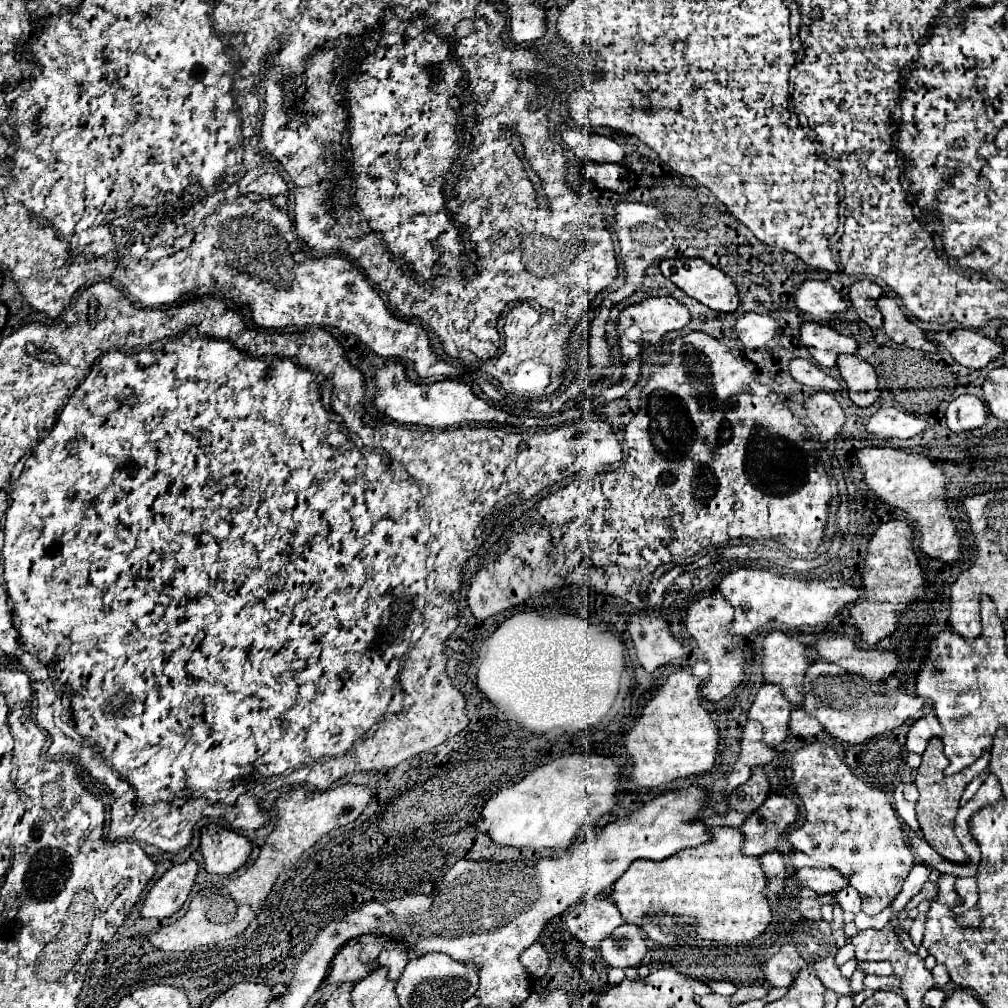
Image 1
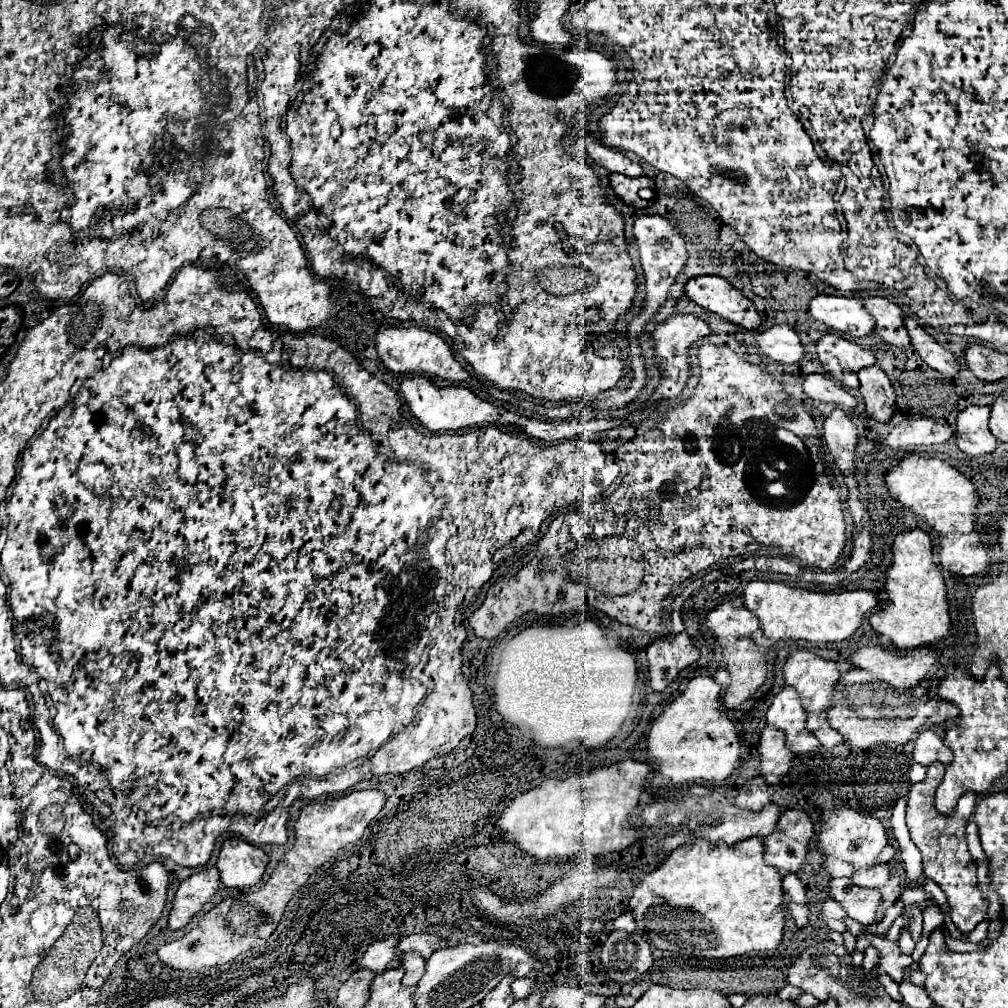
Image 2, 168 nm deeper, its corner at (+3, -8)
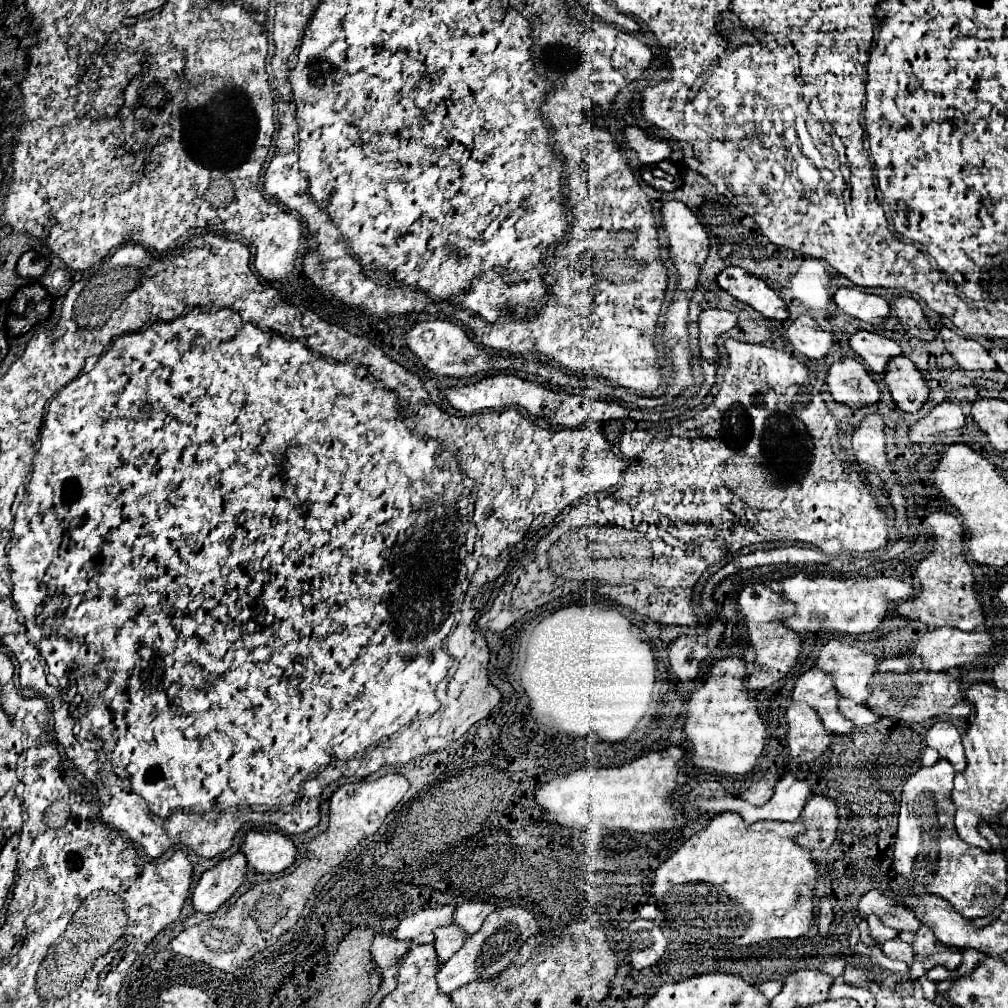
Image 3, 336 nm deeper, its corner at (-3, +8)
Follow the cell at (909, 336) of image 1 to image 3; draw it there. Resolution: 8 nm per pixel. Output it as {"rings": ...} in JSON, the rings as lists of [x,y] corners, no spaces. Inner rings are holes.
{"rings":[[[943,324],[937,326],[937,336],[943,338],[949,354],[959,362],[963,370],[997,370],[995,360],[989,356],[989,350],[983,348],[977,340],[963,338]]]}

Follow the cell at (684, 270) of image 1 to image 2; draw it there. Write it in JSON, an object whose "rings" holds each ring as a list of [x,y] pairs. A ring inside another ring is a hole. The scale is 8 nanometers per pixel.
{"rings":[[[695,276],[685,282],[685,294],[697,306],[715,312],[727,322],[739,324],[745,330],[757,330],[761,318],[751,300],[735,286],[719,276]]]}

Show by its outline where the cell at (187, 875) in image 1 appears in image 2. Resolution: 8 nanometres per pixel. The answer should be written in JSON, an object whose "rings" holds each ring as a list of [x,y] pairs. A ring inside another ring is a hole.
{"rings":[[[205,868],[185,878],[175,892],[167,926],[173,930],[183,928],[203,908],[203,904],[217,892],[219,886],[221,882],[219,882],[217,868]]]}

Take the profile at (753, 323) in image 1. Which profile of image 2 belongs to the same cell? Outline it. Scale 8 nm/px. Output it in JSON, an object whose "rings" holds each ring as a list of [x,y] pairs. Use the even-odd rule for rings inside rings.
{"rings":[[[777,324],[767,330],[755,332],[753,338],[755,338],[761,354],[765,354],[771,360],[783,362],[783,364],[799,362],[805,354],[797,332],[787,324]]]}

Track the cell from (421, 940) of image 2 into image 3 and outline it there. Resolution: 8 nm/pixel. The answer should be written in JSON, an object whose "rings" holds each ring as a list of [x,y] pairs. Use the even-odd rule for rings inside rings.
{"rings":[[[475,902],[475,904],[461,904],[455,910],[455,924],[459,924],[465,932],[475,934],[481,928],[483,918],[487,918],[497,906],[485,904],[485,902]]]}

